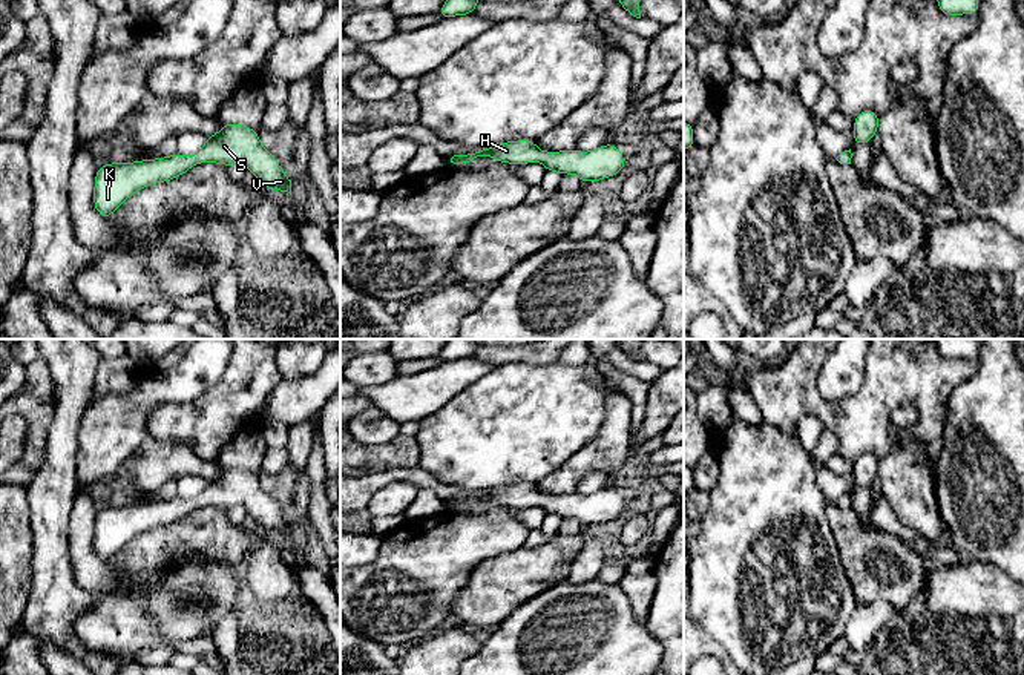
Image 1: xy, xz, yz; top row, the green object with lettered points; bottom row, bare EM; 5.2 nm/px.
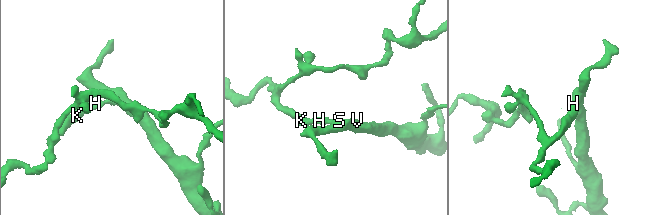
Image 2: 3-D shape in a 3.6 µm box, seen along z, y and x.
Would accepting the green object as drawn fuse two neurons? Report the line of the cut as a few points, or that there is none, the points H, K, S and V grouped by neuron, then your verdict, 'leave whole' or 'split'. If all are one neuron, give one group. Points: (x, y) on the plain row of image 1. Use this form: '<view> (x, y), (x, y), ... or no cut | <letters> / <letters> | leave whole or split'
no cut | H K S V | leave whole

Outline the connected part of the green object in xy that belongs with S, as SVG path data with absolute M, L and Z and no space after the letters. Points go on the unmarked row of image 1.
M224 466L222 472L205 482L193 499L170 500L132 506L109 506L97 512L94 551L106 563L138 534L156 526L167 526L184 519L195 508L215 506L227 511L242 506L268 534L288 535L291 523L277 503L261 488L259 476L244 468Z

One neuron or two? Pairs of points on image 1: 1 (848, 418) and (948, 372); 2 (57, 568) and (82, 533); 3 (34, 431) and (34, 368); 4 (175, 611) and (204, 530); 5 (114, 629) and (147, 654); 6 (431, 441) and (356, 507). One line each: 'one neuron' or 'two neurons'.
1: one neuron
2: two neurons
3: one neuron
4: two neurons
5: two neurons
6: two neurons

